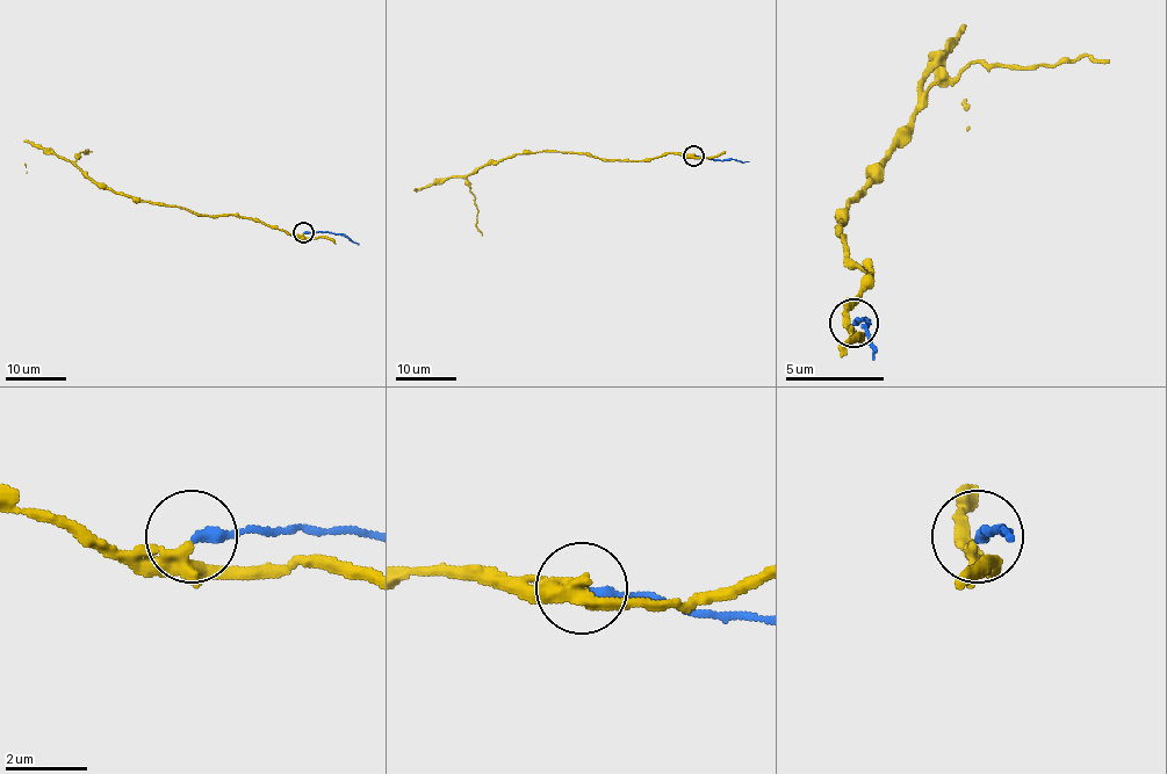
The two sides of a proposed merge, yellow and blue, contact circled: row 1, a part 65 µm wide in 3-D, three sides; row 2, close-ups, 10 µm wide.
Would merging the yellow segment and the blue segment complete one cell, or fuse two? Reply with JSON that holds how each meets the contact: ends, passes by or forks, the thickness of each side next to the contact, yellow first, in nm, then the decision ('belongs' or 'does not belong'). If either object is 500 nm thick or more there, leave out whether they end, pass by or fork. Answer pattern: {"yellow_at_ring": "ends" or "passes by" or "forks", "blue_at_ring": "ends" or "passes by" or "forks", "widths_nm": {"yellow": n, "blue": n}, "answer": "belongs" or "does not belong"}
{"yellow_at_ring": "passes by", "blue_at_ring": "ends", "widths_nm": {"yellow": 320, "blue": 240}, "answer": "does not belong"}

